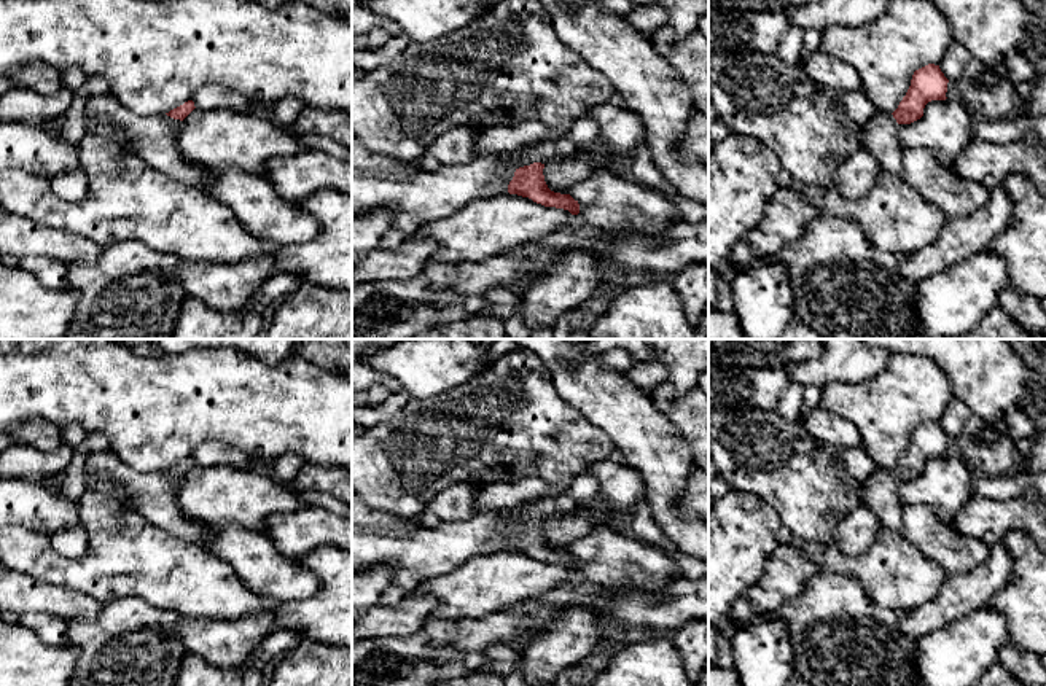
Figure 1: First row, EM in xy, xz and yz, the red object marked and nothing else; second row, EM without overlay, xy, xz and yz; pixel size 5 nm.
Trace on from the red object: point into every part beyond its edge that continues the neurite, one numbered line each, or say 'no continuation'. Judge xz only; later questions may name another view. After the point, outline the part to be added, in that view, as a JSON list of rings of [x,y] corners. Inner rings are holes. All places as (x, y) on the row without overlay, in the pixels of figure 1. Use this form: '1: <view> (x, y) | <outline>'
1: xz (416, 556) | [[[562,493],[462,522],[443,520],[433,528],[419,525],[412,532],[352,524],[352,575],[371,567],[388,567],[392,584],[411,592],[420,583],[447,575],[474,557],[506,551],[519,524],[546,520],[551,514],[572,511],[578,505],[580,501]]]

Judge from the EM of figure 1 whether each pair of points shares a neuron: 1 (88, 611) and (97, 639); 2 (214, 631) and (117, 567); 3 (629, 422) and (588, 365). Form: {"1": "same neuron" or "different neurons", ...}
{"1": "different neurons", "2": "different neurons", "3": "same neuron"}

